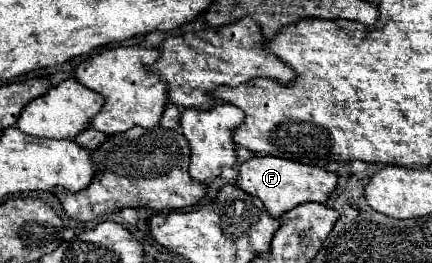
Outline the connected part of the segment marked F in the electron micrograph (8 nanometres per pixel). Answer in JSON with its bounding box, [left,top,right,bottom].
[238,156,338,218]

